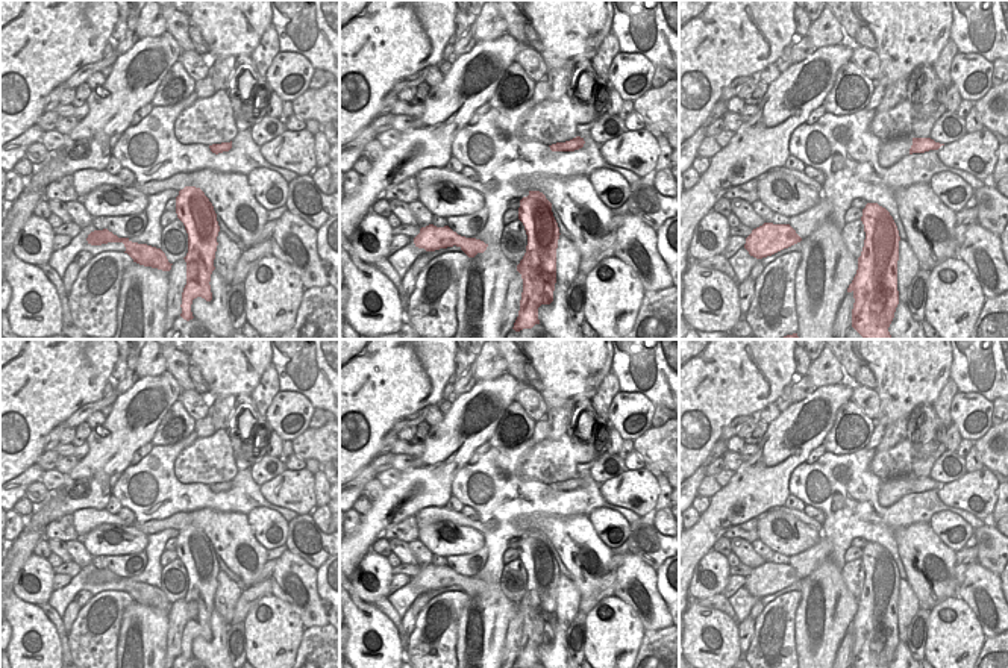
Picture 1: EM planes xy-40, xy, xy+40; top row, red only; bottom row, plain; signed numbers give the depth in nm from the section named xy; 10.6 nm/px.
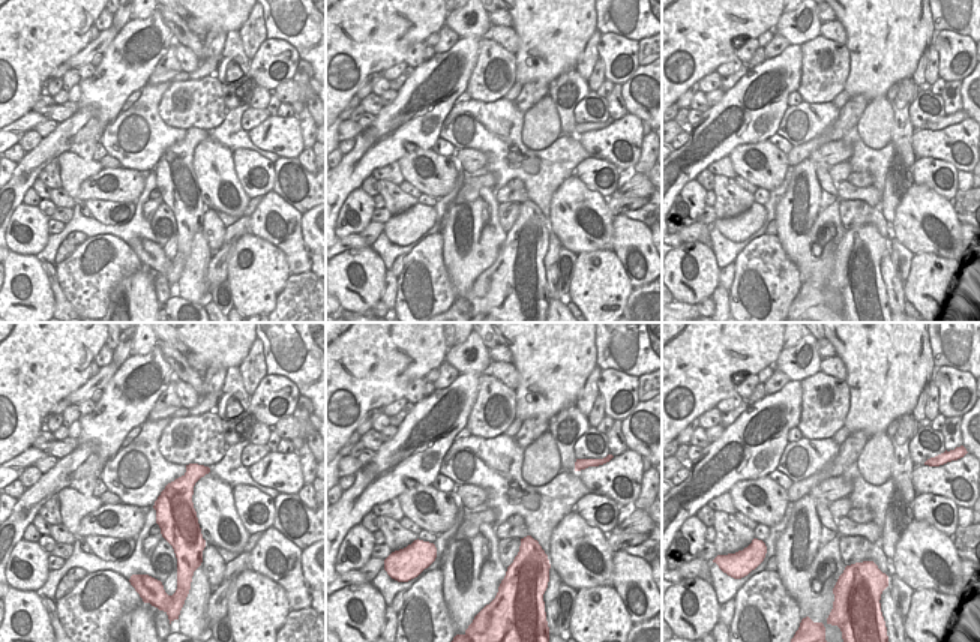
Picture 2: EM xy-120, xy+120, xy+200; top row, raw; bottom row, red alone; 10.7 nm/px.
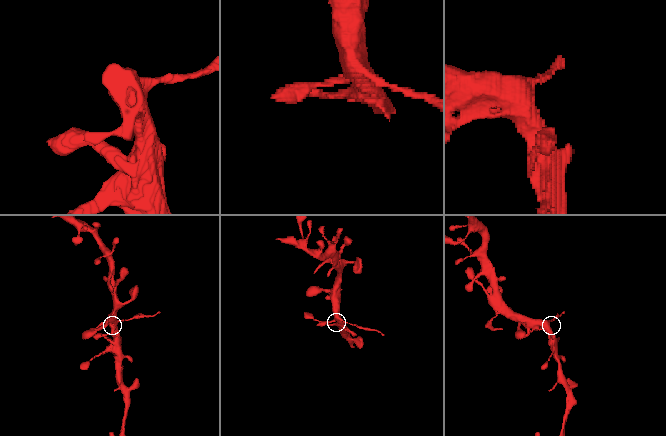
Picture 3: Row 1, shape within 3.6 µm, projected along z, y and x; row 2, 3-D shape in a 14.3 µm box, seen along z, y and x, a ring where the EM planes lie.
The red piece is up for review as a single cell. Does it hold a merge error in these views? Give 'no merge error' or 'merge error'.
merge error

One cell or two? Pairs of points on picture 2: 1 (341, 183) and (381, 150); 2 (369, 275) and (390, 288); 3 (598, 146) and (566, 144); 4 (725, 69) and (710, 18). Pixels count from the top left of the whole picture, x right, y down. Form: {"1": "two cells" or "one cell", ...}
{"1": "one cell", "2": "two cells", "3": "two cells", "4": "two cells"}

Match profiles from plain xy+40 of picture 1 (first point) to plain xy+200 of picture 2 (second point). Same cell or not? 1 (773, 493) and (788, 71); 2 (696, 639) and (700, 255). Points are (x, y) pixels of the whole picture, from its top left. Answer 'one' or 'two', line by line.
1: one
2: one

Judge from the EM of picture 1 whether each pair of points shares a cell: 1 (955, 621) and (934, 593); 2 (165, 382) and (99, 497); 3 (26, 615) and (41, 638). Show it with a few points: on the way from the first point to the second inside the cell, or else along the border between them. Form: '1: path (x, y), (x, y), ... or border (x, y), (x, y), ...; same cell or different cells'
1: border (955, 596), (943, 599), (929, 609); different cells
2: path (132, 396), (123, 409), (123, 432), (103, 464); same cell
3: path (28, 621), (37, 632); same cell

